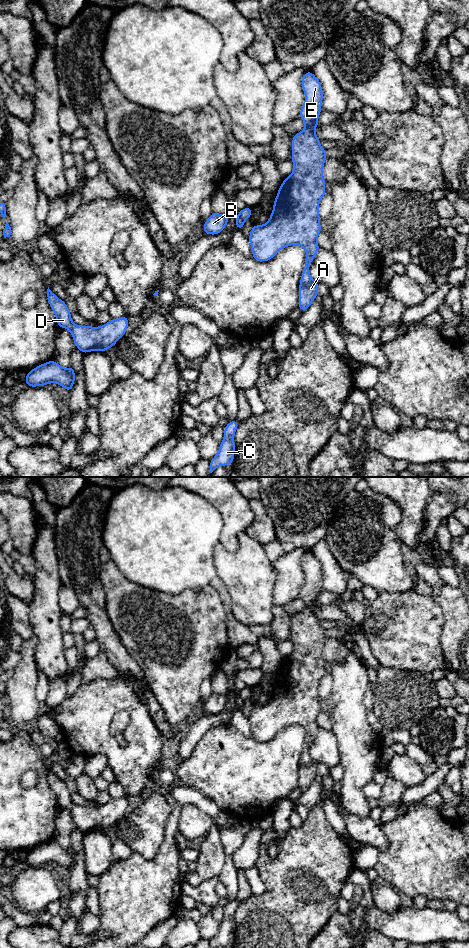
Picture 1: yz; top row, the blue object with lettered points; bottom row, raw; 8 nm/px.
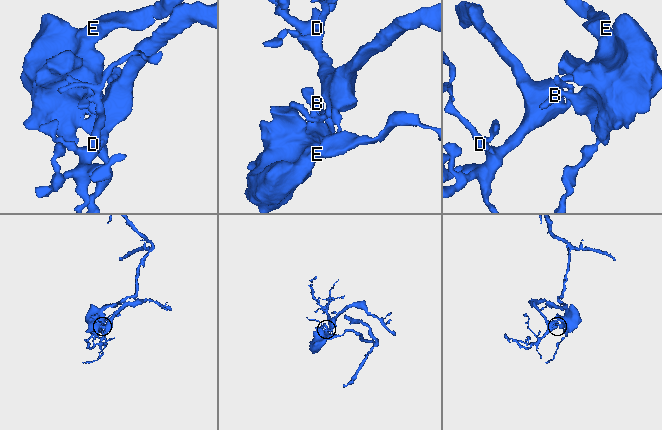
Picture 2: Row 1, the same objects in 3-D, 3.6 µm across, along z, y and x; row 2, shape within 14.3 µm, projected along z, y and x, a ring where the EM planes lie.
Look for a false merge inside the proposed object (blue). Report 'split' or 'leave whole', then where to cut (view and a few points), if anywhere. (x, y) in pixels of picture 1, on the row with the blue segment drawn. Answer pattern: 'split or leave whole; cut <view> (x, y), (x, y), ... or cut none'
split; cut yz (238, 214), (243, 222)

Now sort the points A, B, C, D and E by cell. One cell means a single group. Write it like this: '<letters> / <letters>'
A B C E / D

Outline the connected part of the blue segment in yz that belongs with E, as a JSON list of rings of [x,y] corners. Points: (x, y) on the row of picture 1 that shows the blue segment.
[[[306,71],[301,79],[301,85],[305,94],[305,102],[300,109],[300,118],[303,120],[304,129],[292,137],[292,162],[293,172],[283,179],[282,185],[277,191],[273,204],[273,210],[269,220],[264,225],[252,226],[248,237],[252,257],[260,262],[272,259],[281,249],[290,245],[299,245],[306,252],[306,261],[299,284],[299,309],[305,312],[318,295],[319,283],[310,273],[309,267],[320,247],[317,238],[321,230],[319,203],[326,196],[326,181],[323,178],[323,166],[325,163],[326,149],[320,146],[320,139],[315,134],[315,128],[320,125],[318,116],[323,111],[323,91],[320,81],[311,71]]]

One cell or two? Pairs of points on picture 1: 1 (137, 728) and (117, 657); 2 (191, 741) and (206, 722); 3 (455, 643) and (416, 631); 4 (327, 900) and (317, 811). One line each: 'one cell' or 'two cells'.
1: two cells
2: one cell
3: two cells
4: one cell

